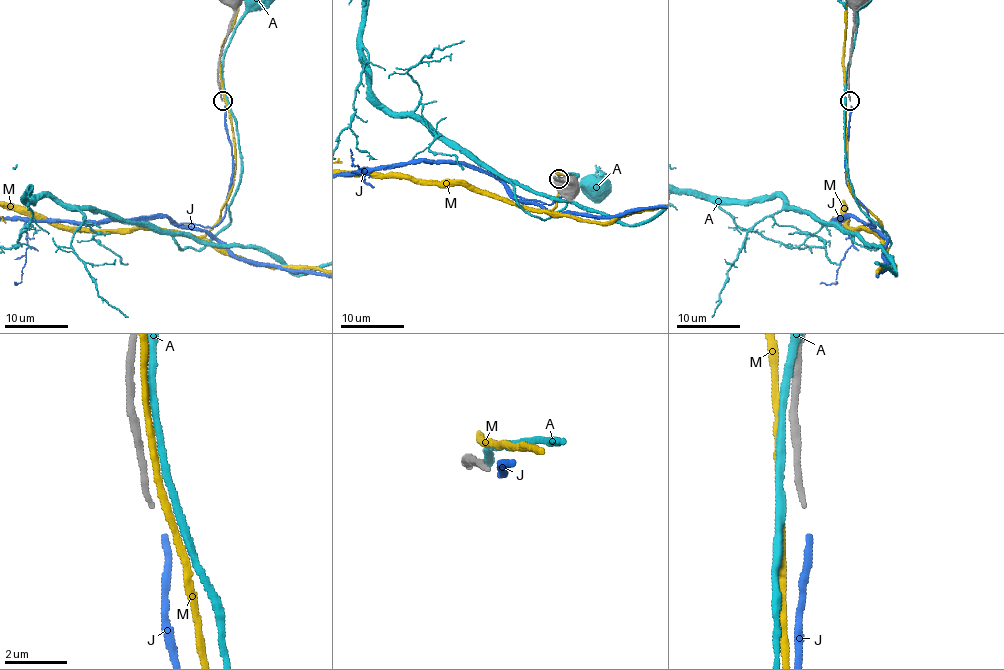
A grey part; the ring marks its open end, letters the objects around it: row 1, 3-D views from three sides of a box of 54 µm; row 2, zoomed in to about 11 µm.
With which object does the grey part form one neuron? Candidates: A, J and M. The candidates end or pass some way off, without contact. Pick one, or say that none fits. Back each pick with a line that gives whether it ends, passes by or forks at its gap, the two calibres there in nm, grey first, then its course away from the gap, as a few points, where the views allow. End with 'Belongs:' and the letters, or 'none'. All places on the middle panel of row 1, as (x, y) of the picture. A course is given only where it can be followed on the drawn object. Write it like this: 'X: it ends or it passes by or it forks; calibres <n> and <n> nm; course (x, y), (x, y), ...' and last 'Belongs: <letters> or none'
J: it ends; calibres 160 and 220 nm
Belongs: J

